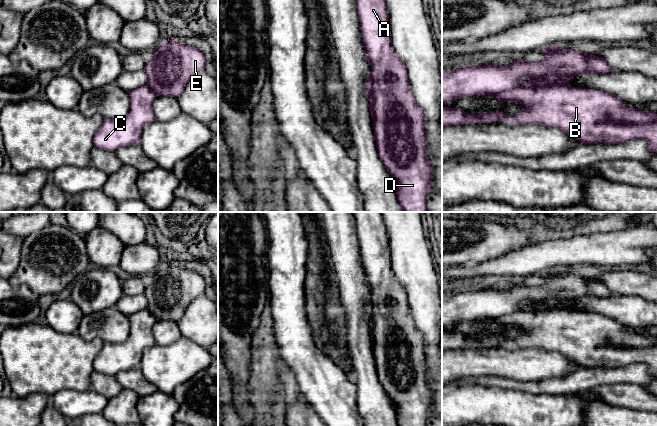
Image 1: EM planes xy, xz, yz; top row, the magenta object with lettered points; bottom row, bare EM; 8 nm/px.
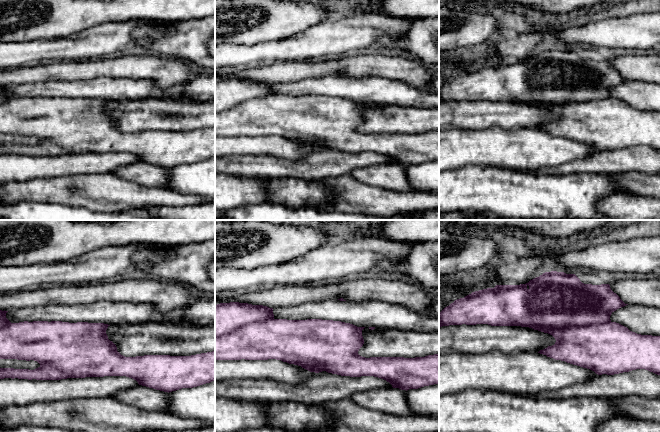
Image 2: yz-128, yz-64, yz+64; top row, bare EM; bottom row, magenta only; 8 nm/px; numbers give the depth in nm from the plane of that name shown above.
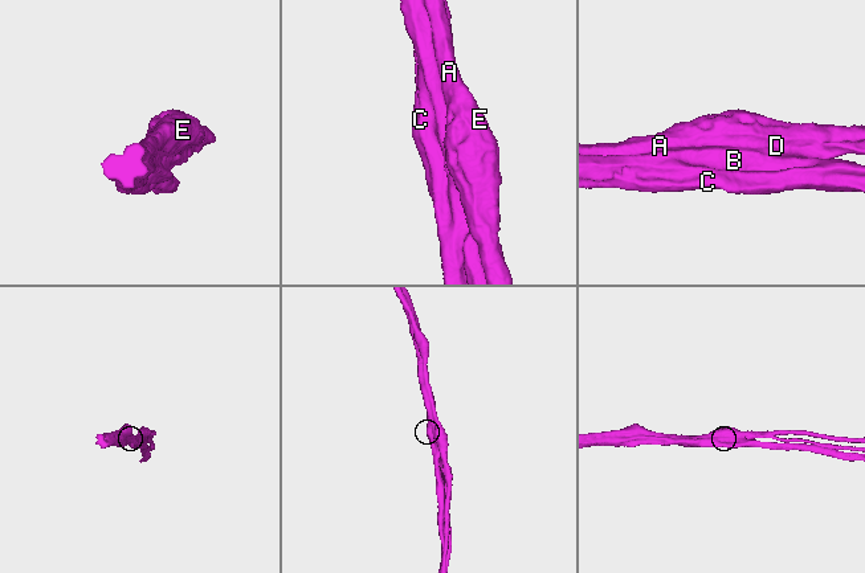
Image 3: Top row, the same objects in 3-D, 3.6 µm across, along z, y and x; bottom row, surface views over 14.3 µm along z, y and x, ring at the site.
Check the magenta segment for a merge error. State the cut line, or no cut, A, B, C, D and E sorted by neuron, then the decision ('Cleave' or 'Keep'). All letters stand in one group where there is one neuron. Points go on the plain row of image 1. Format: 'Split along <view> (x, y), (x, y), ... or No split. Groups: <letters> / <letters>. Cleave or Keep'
Split along yz (572, 310), (513, 311), (487, 319). Groups: A D E / B C. Cleave

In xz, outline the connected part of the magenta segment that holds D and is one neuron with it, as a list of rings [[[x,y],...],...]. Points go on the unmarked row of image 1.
[[[382,212],[353,215],[372,290],[372,343],[378,380],[393,402],[398,426],[426,426],[434,397],[427,382],[426,343],[415,326],[405,288],[392,270]]]

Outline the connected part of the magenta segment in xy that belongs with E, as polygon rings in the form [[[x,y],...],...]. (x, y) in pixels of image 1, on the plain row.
[[[174,262],[168,267],[159,268],[154,276],[154,283],[145,288],[144,295],[148,300],[147,310],[157,320],[179,321],[190,303],[204,294],[206,289],[206,283],[202,275],[183,269]]]

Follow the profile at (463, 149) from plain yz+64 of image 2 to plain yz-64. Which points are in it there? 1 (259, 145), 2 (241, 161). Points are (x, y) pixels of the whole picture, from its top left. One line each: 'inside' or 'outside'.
1: inside
2: outside

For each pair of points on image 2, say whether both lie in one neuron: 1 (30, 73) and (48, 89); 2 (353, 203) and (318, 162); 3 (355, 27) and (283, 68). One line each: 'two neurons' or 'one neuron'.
1: two neurons
2: two neurons
3: two neurons

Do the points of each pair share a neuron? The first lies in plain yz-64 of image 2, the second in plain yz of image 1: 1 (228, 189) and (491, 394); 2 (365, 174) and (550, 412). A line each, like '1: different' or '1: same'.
1: same
2: different

